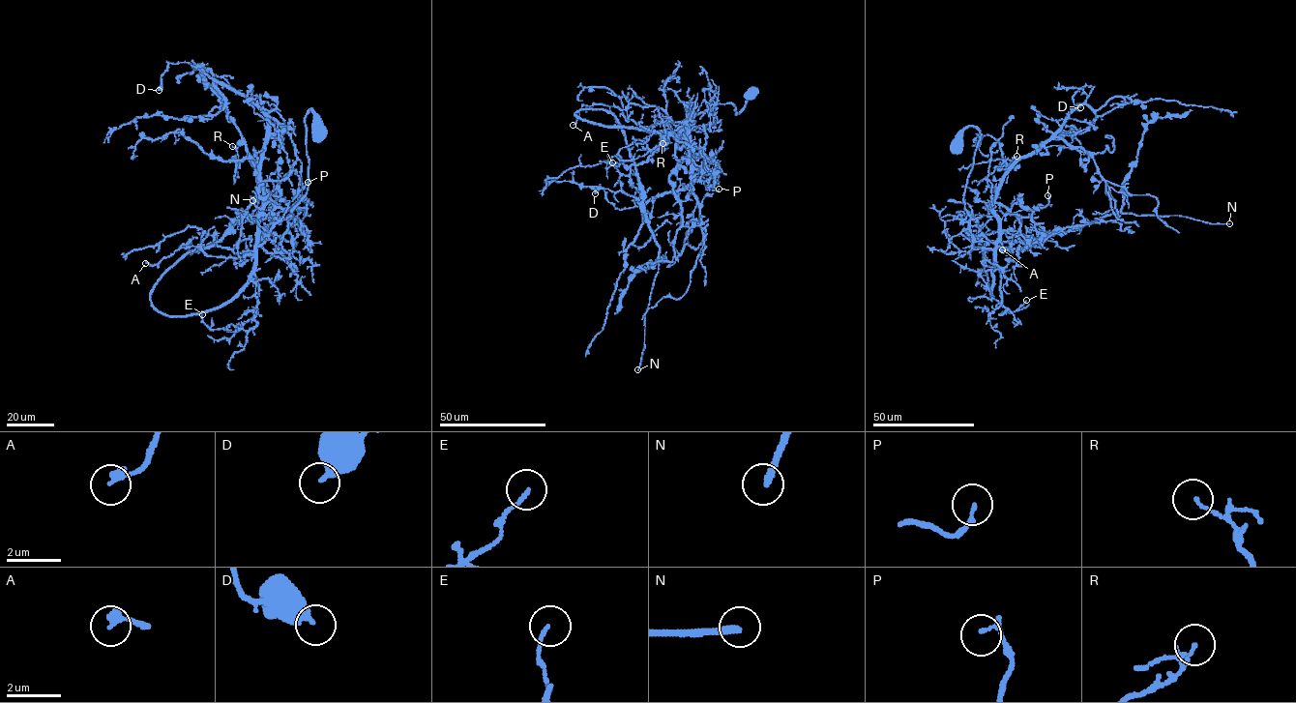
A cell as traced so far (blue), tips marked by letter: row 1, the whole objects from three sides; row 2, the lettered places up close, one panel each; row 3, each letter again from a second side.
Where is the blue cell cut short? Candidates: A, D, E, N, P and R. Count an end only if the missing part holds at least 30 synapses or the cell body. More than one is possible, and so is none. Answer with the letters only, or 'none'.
N

